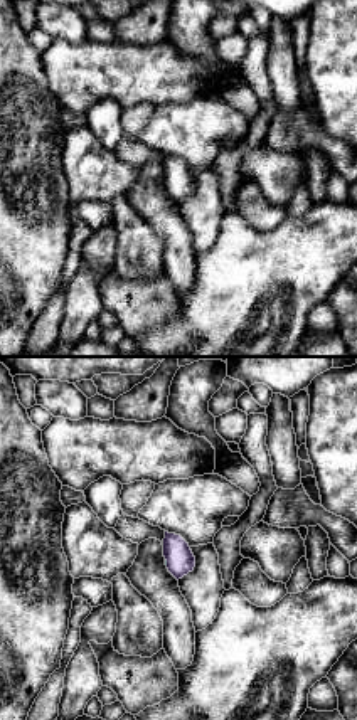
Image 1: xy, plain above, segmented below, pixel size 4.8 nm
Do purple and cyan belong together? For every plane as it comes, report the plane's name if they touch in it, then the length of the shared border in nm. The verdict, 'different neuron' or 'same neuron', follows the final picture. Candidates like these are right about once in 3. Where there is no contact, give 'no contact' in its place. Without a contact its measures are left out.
meets purple in xy; contact 30 nm long

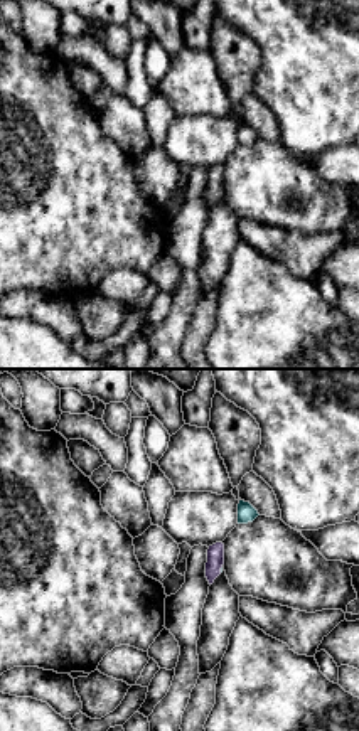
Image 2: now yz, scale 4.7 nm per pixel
meets purple in yz; contact 30 nm long

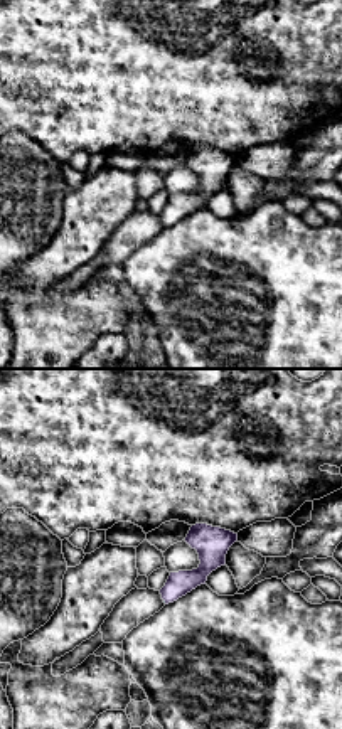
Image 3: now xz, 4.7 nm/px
no contact

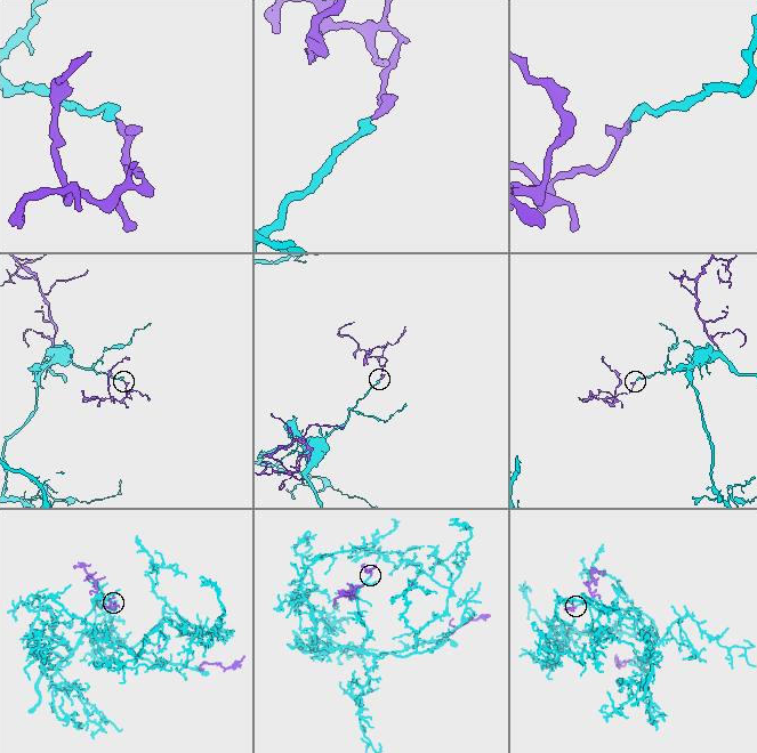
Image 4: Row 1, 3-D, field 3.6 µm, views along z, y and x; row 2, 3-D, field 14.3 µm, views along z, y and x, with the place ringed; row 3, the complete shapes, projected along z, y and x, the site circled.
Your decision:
different neuron

